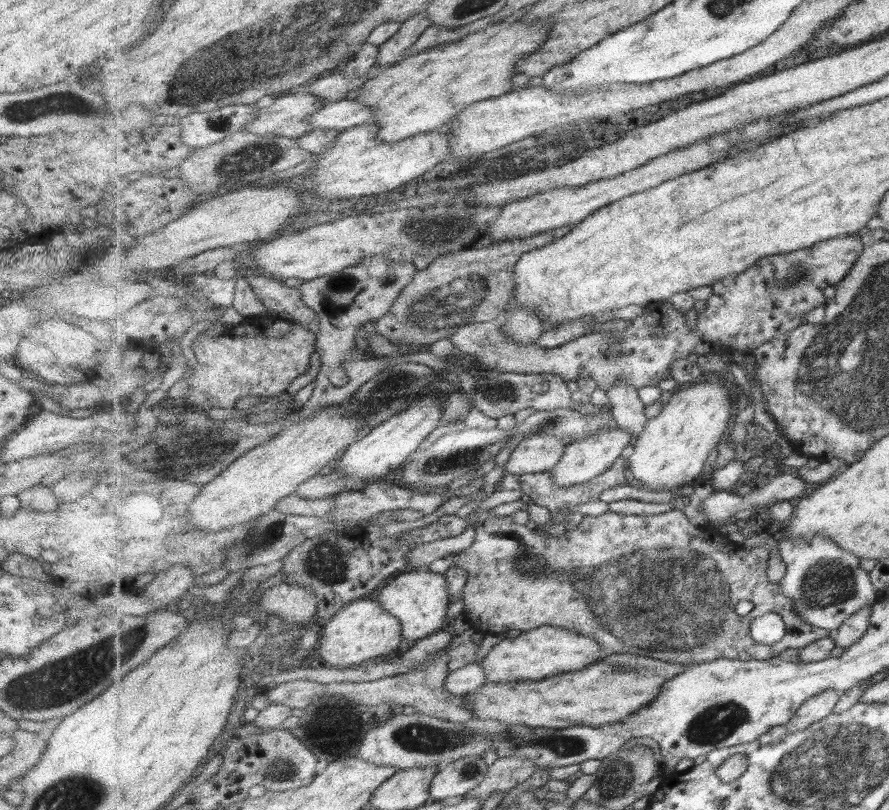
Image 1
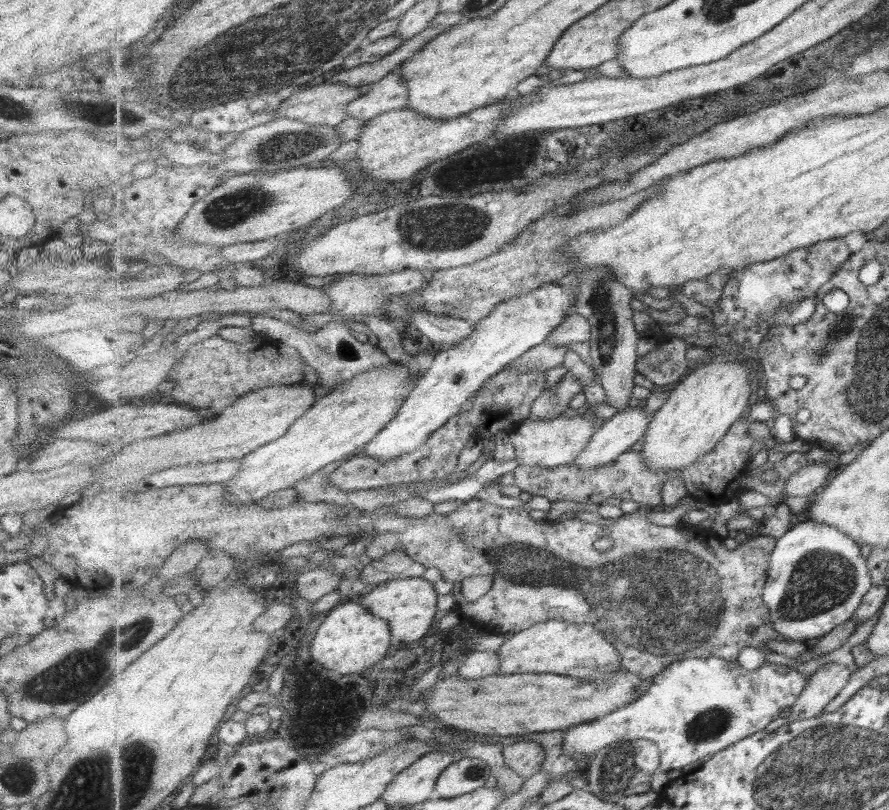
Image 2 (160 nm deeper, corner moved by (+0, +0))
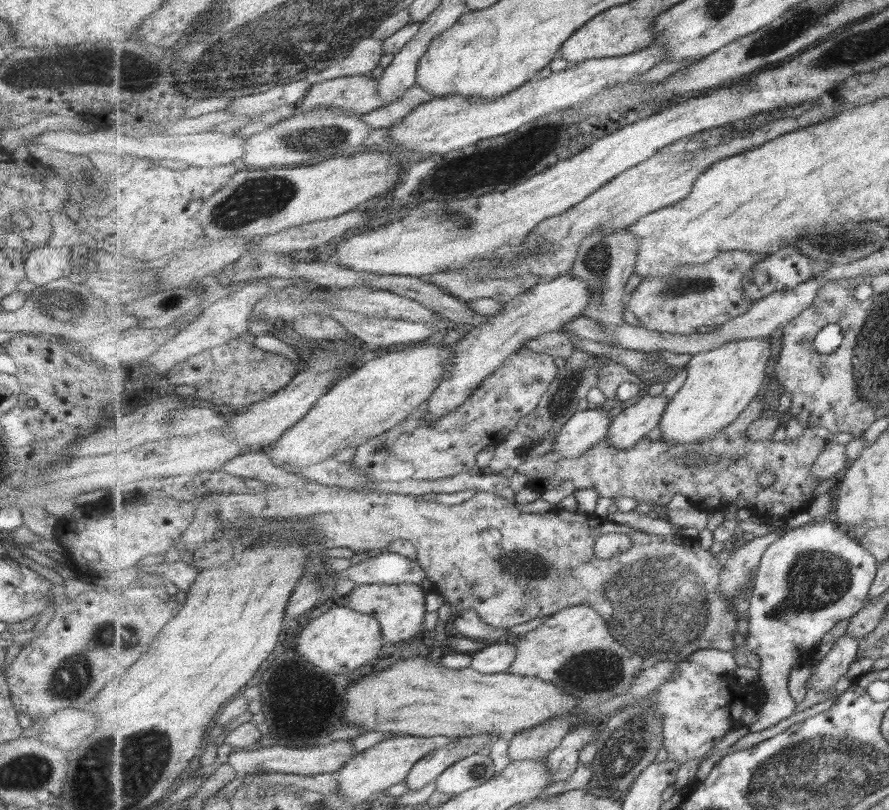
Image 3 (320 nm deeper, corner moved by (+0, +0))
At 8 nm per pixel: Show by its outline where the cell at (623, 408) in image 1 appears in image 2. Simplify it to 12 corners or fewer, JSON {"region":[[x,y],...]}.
{"region":[[609,267],[585,269],[574,310],[591,323],[606,402],[634,397],[634,292]]}

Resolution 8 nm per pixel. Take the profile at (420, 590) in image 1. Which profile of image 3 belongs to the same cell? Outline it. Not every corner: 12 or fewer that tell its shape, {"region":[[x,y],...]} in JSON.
{"region":[[363,584],[345,606],[373,615],[388,643],[419,634],[417,584]]}

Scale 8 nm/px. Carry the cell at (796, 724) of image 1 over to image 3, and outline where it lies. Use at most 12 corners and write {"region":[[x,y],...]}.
{"region":[[839,637],[810,687],[827,695],[857,660],[858,639]]}

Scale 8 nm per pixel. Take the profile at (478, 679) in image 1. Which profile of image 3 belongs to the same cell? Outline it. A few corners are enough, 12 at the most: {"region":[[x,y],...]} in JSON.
{"region":[[511,640],[487,643],[471,668],[507,673],[517,657]]}

